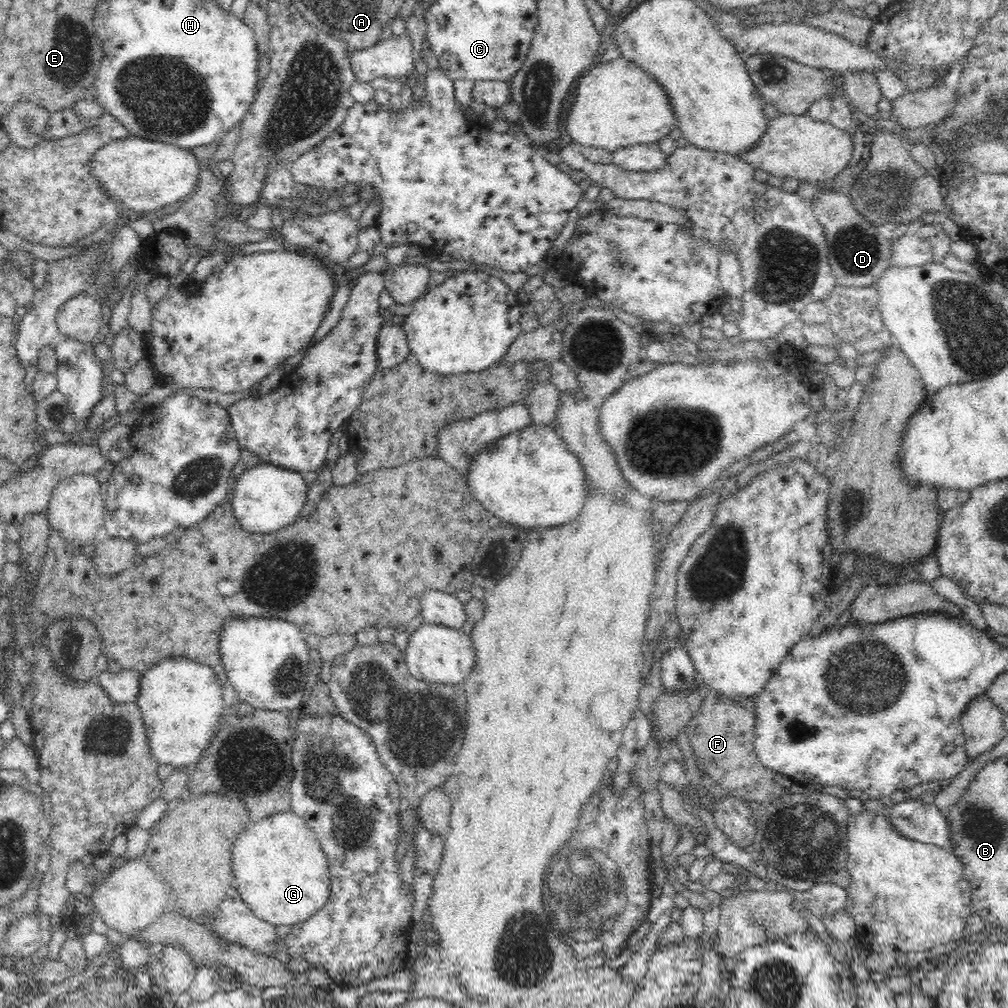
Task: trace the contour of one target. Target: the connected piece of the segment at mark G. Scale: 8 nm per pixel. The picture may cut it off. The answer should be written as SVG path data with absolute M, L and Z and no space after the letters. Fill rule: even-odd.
M291 809L250 822L232 848L234 885L256 917L274 925L306 922L330 896L329 862L314 831Z

